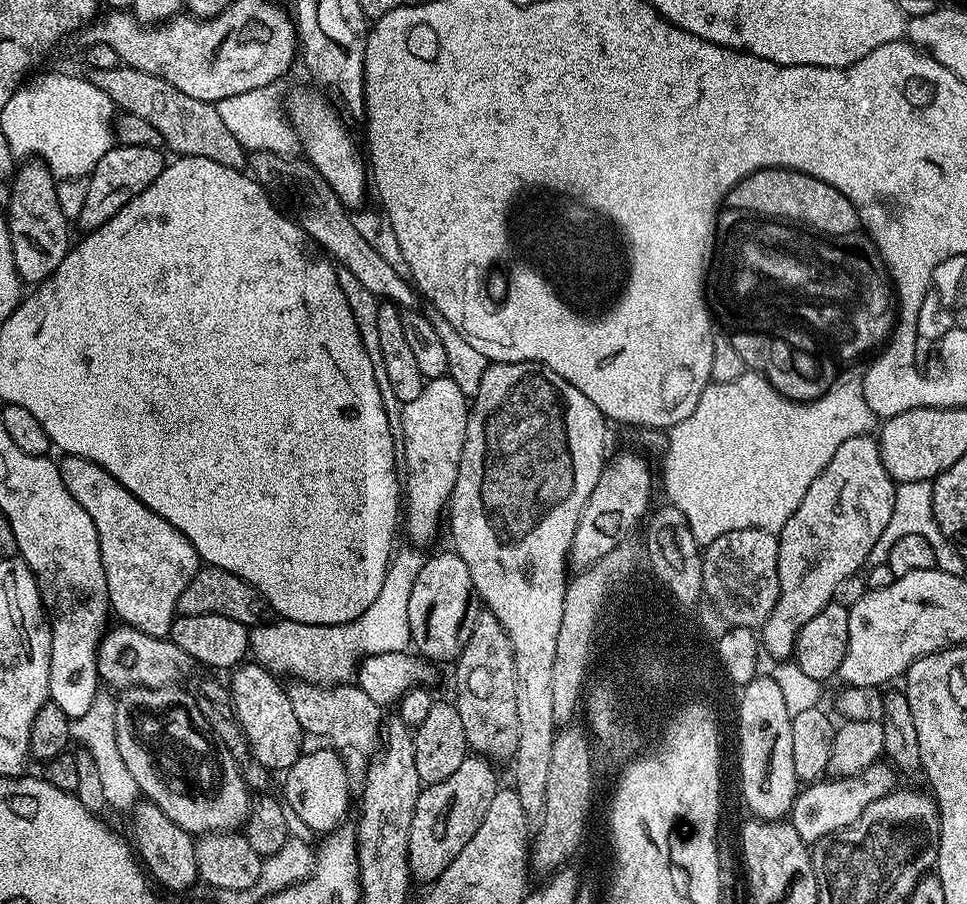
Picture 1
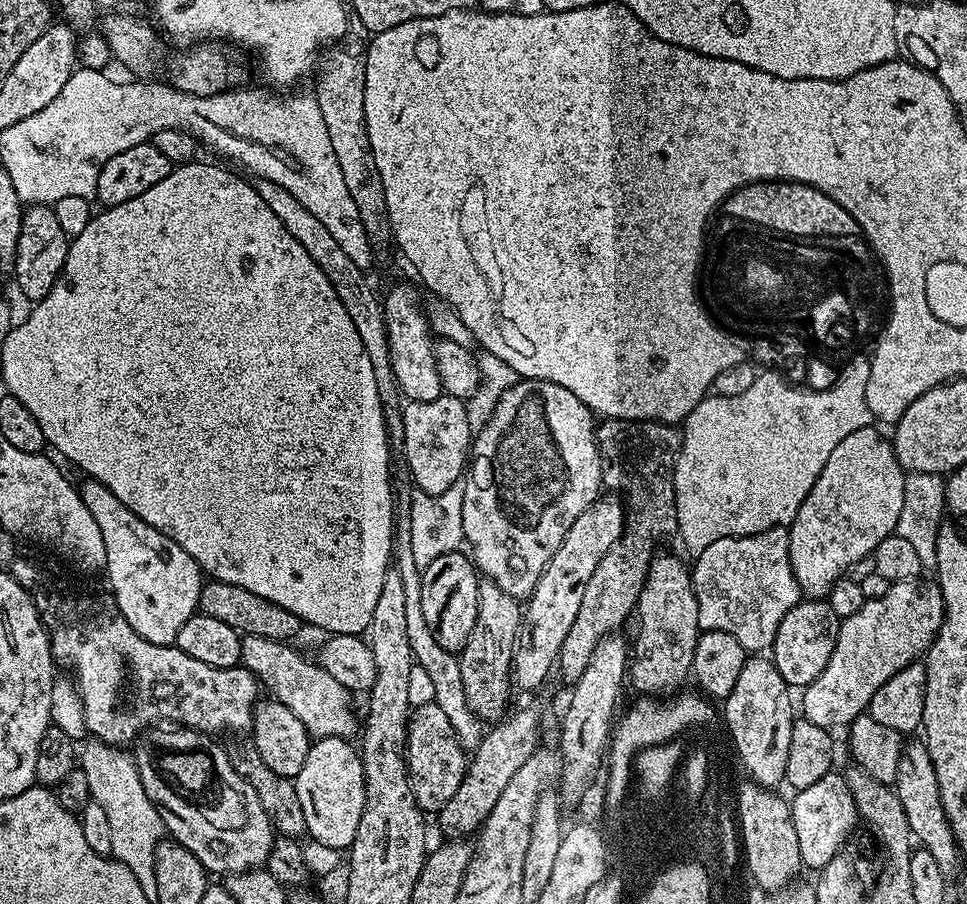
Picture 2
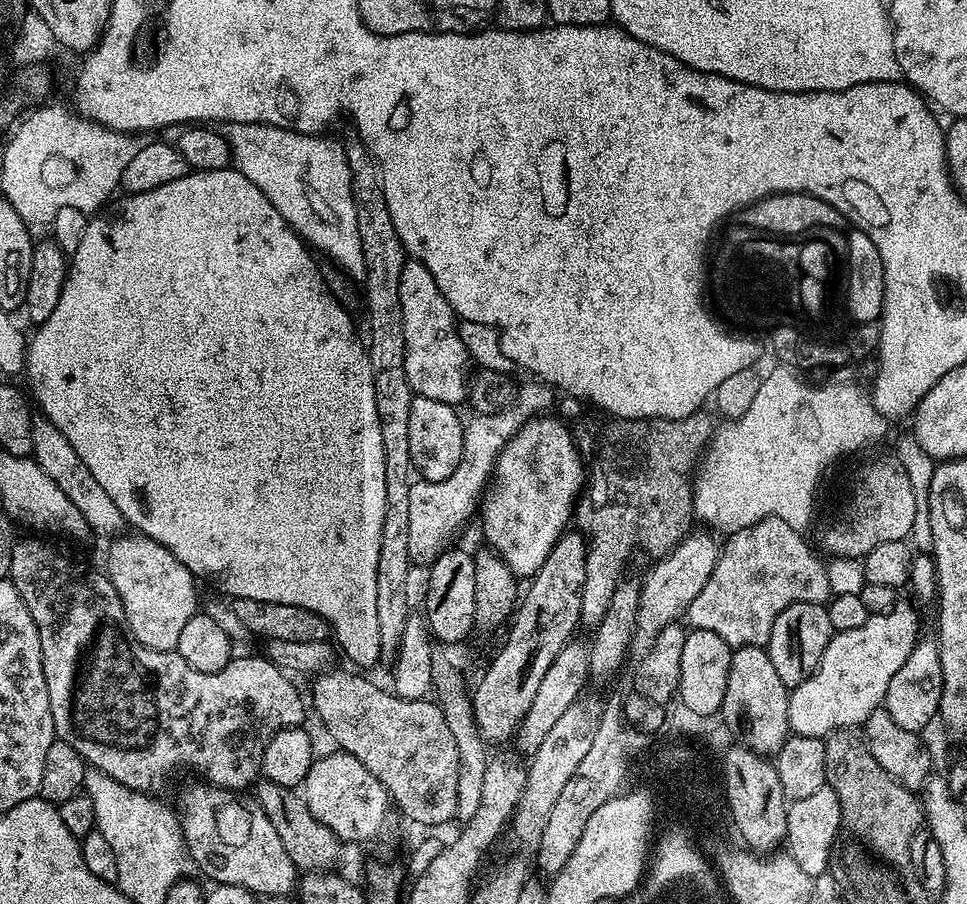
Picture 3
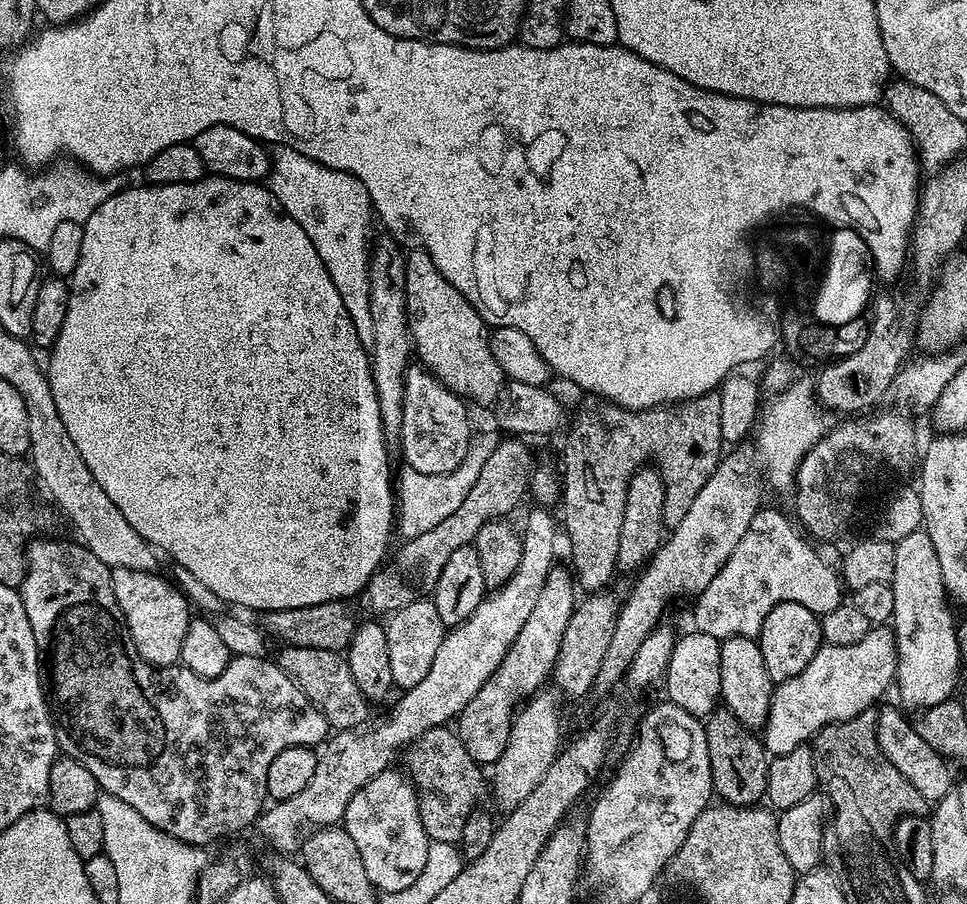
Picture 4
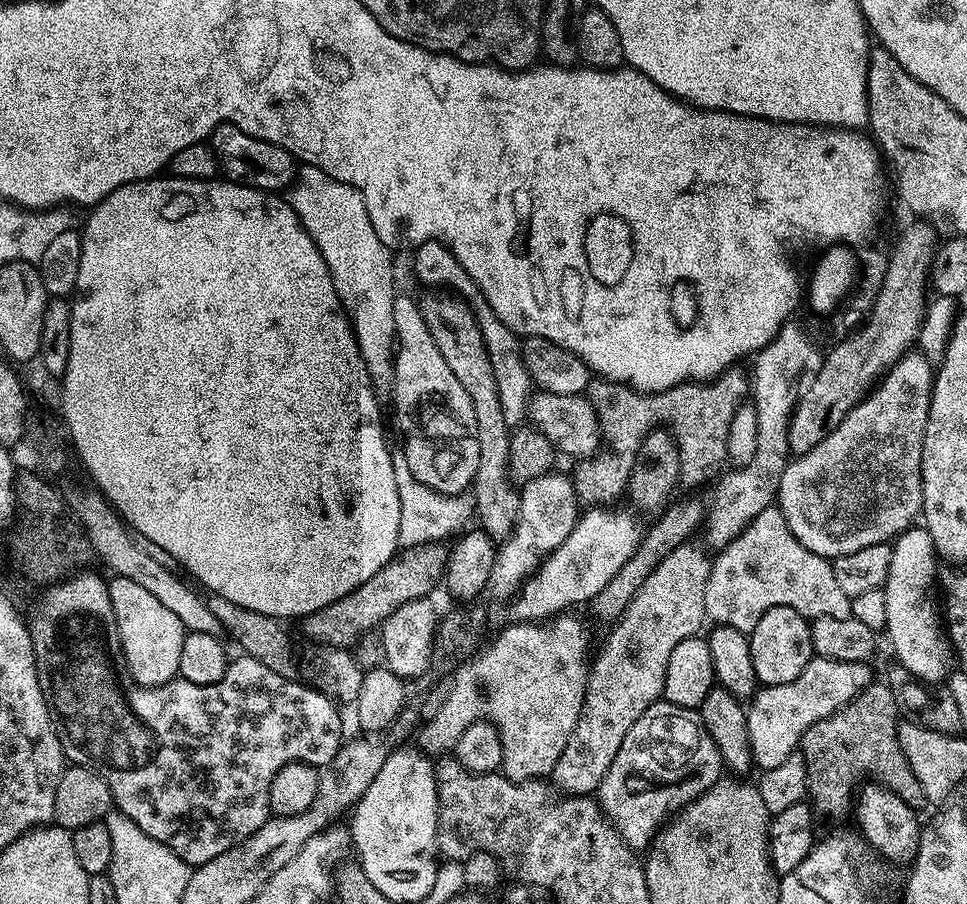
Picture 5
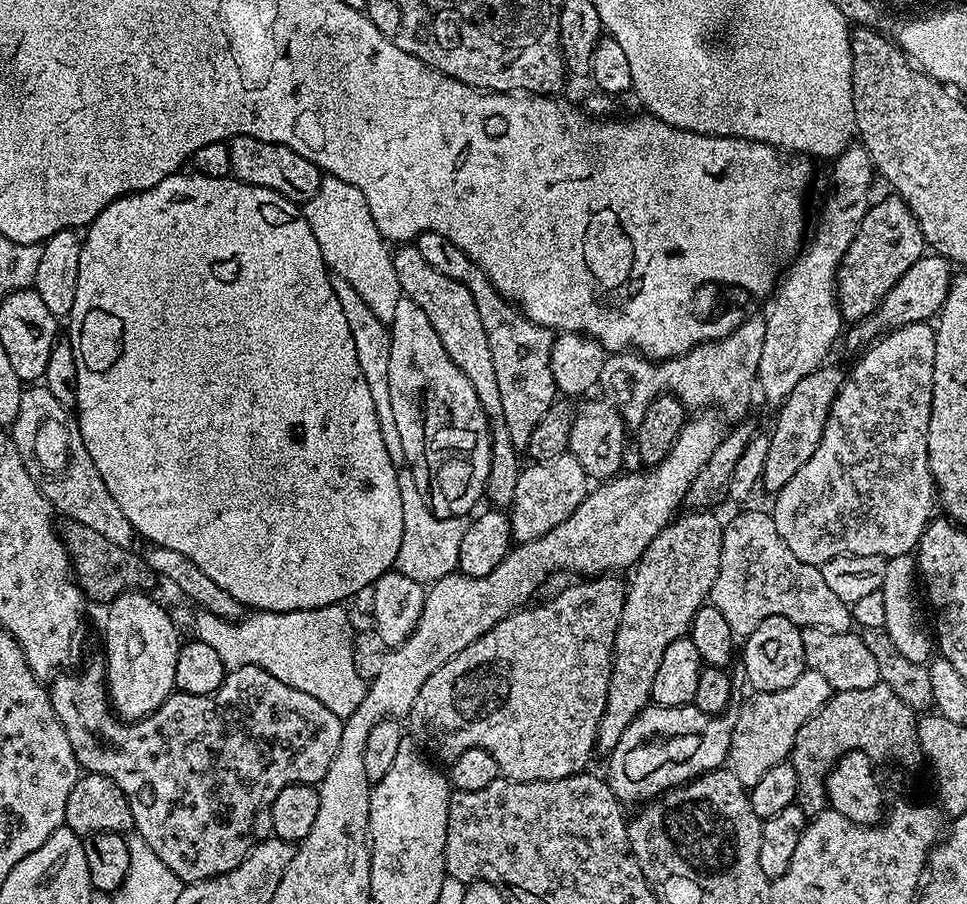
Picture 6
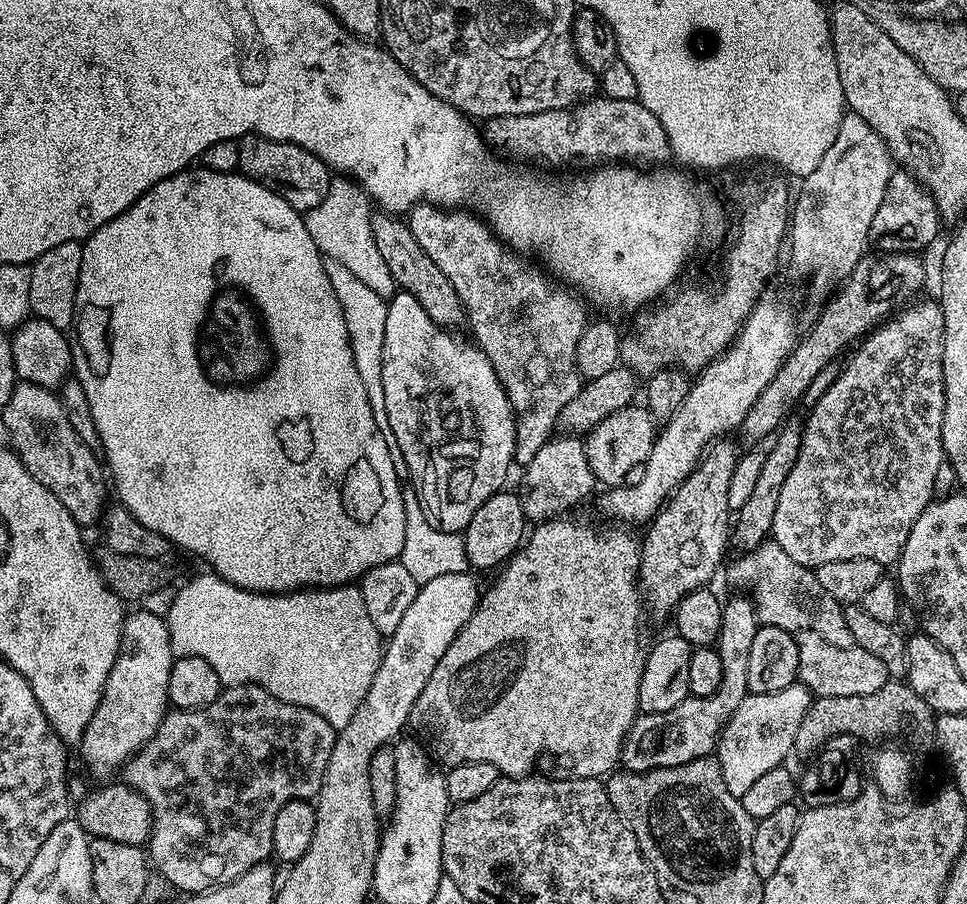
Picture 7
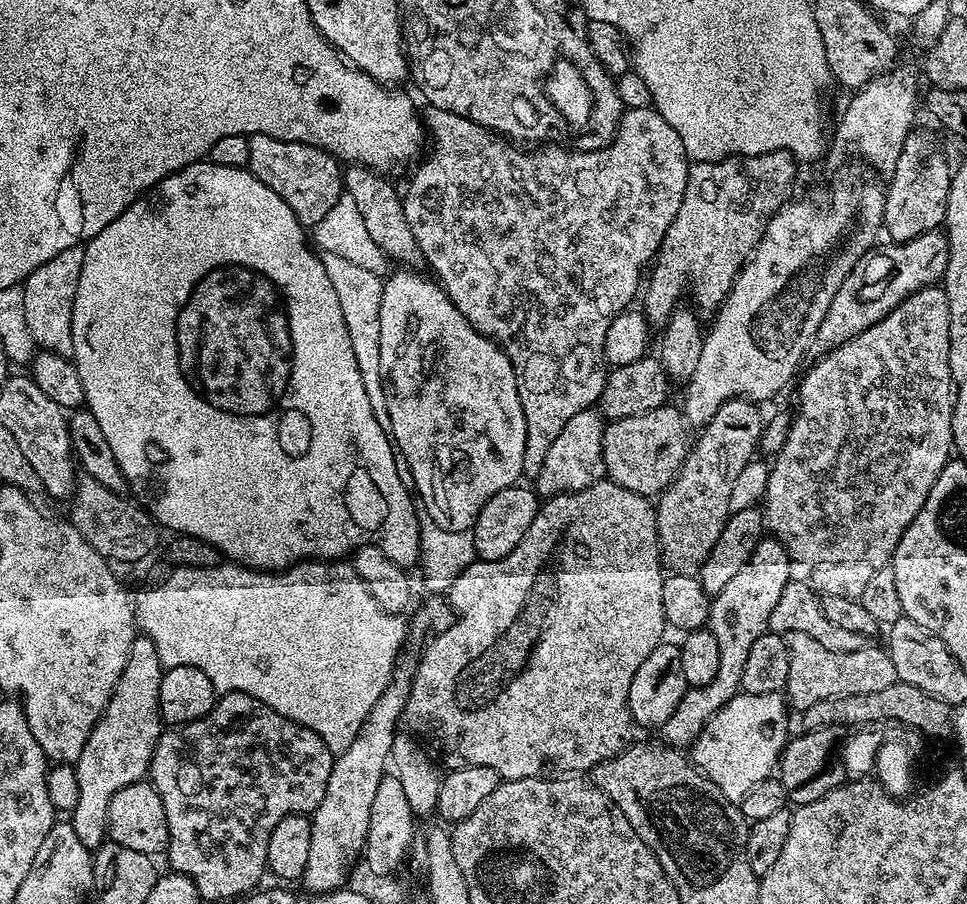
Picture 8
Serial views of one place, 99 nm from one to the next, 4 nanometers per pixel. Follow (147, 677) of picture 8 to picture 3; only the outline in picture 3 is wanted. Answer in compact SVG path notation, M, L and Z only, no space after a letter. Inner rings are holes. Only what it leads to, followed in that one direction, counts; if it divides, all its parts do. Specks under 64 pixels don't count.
M117 535L109 543L113 544L108 548L106 578L114 590L118 590L118 598L122 598L122 610L126 610L126 622L134 638L150 650L173 651L178 646L178 638L186 622L190 622L198 610L197 577L189 568L182 566L182 562L178 562L166 546L148 536L128 535Z

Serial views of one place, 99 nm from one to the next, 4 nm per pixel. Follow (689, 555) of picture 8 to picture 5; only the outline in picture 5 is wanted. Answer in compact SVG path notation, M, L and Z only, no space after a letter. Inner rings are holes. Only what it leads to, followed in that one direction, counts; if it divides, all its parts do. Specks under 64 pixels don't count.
M693 544L678 546L658 562L624 613L611 625L612 633L605 638L600 653L595 653L580 717L550 777L561 793L592 796L599 789L610 762L614 762L622 741L630 734L630 726L663 697L666 665L674 646L697 635L706 624L704 595L712 560L703 547L695 548Z

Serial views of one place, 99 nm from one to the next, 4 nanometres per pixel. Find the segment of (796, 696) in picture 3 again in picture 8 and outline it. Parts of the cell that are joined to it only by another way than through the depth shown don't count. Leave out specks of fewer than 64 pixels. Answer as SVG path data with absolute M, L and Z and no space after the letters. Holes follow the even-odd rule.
M741 691L730 698L730 702L726 702L726 706L722 706L722 710L718 710L714 718L710 718L710 722L706 722L702 734L698 734L698 738L690 745L692 763L710 778L710 782L714 782L714 786L718 786L718 790L722 790L728 800L738 802L746 798L753 786L758 786L758 782L769 779L777 771L784 745L790 739L788 712L790 713L790 705L781 693L750 694Z

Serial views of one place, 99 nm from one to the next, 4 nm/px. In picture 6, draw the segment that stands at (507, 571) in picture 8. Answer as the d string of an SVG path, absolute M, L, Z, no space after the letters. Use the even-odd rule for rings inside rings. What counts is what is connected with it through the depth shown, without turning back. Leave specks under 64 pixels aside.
M616 574L580 578L549 600L511 612L466 650L454 654L446 666L438 666L426 678L406 717L411 739L425 749L452 740L452 708L460 712L484 712L472 720L473 745L487 750L510 780L557 780L579 774L594 756L598 726L606 710L606 694L612 673L612 647L622 618L625 581Z

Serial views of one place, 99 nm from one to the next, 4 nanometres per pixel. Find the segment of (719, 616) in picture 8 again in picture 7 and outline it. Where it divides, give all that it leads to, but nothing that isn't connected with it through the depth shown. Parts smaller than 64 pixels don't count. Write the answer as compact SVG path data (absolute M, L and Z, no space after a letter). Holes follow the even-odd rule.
M736 594L733 600L723 601L721 630L714 647L716 653L722 658L722 686L713 696L687 696L674 710L665 712L645 712L637 715L632 723L632 729L624 739L624 748L620 752L620 764L629 772L649 772L655 768L669 768L686 762L694 762L694 758L702 758L715 753L716 741L720 738L720 731L726 726L726 722L742 706L742 702L748 697L748 675L750 674L750 649L754 643L754 634L758 627L756 619L756 605L744 594Z

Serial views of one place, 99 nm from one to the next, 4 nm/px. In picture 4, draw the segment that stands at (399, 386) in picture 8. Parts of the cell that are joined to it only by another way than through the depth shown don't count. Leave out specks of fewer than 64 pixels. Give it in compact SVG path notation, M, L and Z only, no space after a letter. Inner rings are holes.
M423 366L409 367L404 379L404 405L399 451L404 451L403 463L422 474L446 475L466 458L470 431L468 408L437 376Z

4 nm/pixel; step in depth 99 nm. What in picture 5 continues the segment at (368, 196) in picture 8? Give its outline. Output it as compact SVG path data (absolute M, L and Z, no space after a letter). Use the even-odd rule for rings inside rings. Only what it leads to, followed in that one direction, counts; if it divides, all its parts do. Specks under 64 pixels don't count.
M428 290L424 297L419 297L420 313L434 338L434 346L438 346L446 366L450 366L454 378L462 382L466 394L474 402L474 418L478 421L478 450L480 461L476 476L472 479L470 489L475 503L475 519L480 519L479 527L491 540L502 542L514 530L518 522L518 506L520 505L520 493L517 485L508 471L510 462L510 425L506 422L506 414L502 414L502 398L498 398L498 384L494 382L494 366L490 362L490 354L486 350L486 338L482 338L482 330L478 326L478 318L472 312L472 306L467 300L463 300L456 293L447 290Z

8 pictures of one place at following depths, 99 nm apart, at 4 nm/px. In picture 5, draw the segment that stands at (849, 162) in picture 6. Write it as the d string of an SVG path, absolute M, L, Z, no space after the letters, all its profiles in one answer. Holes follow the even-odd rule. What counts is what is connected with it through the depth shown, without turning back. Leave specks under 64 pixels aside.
M795 322L783 324L776 337L755 353L756 365L750 368L750 402L758 414L758 450L748 464L733 467L733 472L725 471L715 481L716 493L702 528L709 549L725 548L762 510L773 507L779 497L782 474L790 459L788 423L804 385L818 374L821 359L822 348L820 352L819 346Z

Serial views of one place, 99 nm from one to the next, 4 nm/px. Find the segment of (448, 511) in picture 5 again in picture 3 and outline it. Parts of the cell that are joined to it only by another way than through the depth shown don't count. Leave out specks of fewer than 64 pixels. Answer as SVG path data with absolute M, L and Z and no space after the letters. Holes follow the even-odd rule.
M476 414L473 417L472 421L469 419L465 423L462 458L454 473L442 482L423 478L412 481L409 495L409 549L413 565L431 565L455 541L452 539L455 538L456 531L477 511L478 501L493 475L496 459L513 434L513 429L508 428L507 415Z

